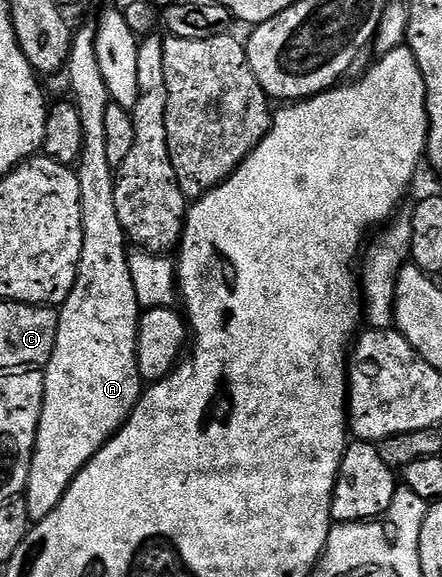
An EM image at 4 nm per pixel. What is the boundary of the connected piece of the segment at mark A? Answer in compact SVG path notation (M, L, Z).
M95 24L75 30L72 50L68 56L66 71L70 75L70 97L76 102L78 115L82 115L84 146L78 164L76 178L80 184L82 203L82 255L76 272L76 282L70 295L59 306L58 343L54 343L54 355L49 359L44 374L44 406L40 426L36 432L36 446L28 472L28 486L22 494L28 504L33 522L46 519L54 507L66 495L77 475L94 459L94 455L124 426L132 409L140 402L142 378L138 369L136 348L138 327L142 312L138 295L134 295L134 279L130 275L129 250L124 249L126 238L122 223L118 223L118 207L114 207L116 179L114 166L106 159L106 107L110 103L106 91L106 79L98 67Z

